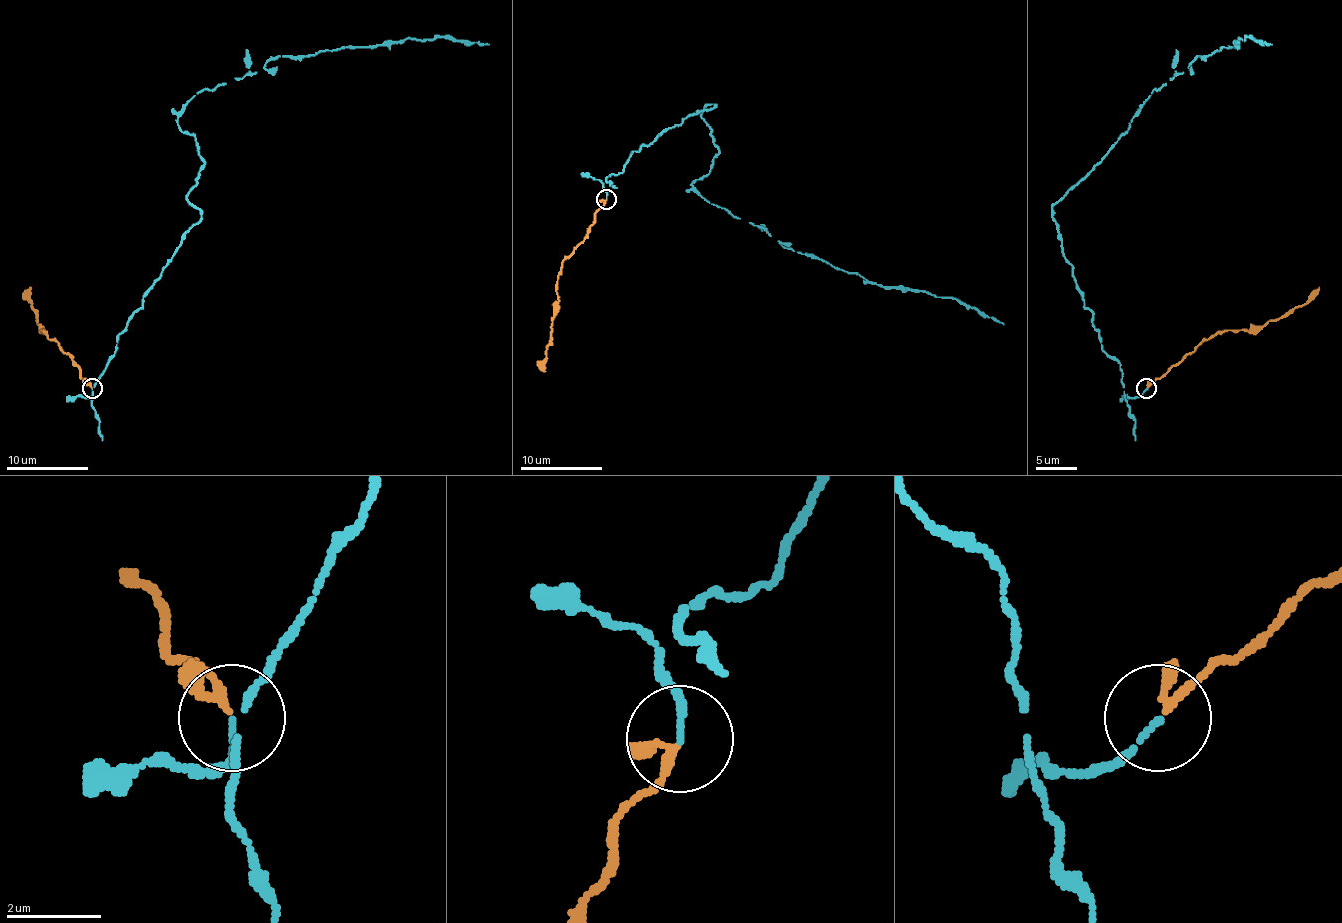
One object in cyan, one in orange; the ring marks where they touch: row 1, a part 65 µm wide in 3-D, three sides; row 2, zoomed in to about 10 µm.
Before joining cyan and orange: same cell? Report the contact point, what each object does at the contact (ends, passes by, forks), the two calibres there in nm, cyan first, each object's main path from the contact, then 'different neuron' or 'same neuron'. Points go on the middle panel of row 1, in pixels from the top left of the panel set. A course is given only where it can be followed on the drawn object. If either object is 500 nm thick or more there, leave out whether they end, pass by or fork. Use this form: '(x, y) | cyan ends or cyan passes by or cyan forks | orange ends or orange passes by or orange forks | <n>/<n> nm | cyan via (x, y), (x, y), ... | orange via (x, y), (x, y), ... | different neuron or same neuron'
(606, 199) | cyan ends | orange passes by | 120/130 nm | cyan via (606, 198), (630, 153), (716, 106), (718, 151), (691, 182), (712, 204), (1004, 325) | orange via (606, 200), (596, 213), (589, 233), (563, 261), (557, 280), (557, 315), (551, 323), (544, 372) | same neuron

